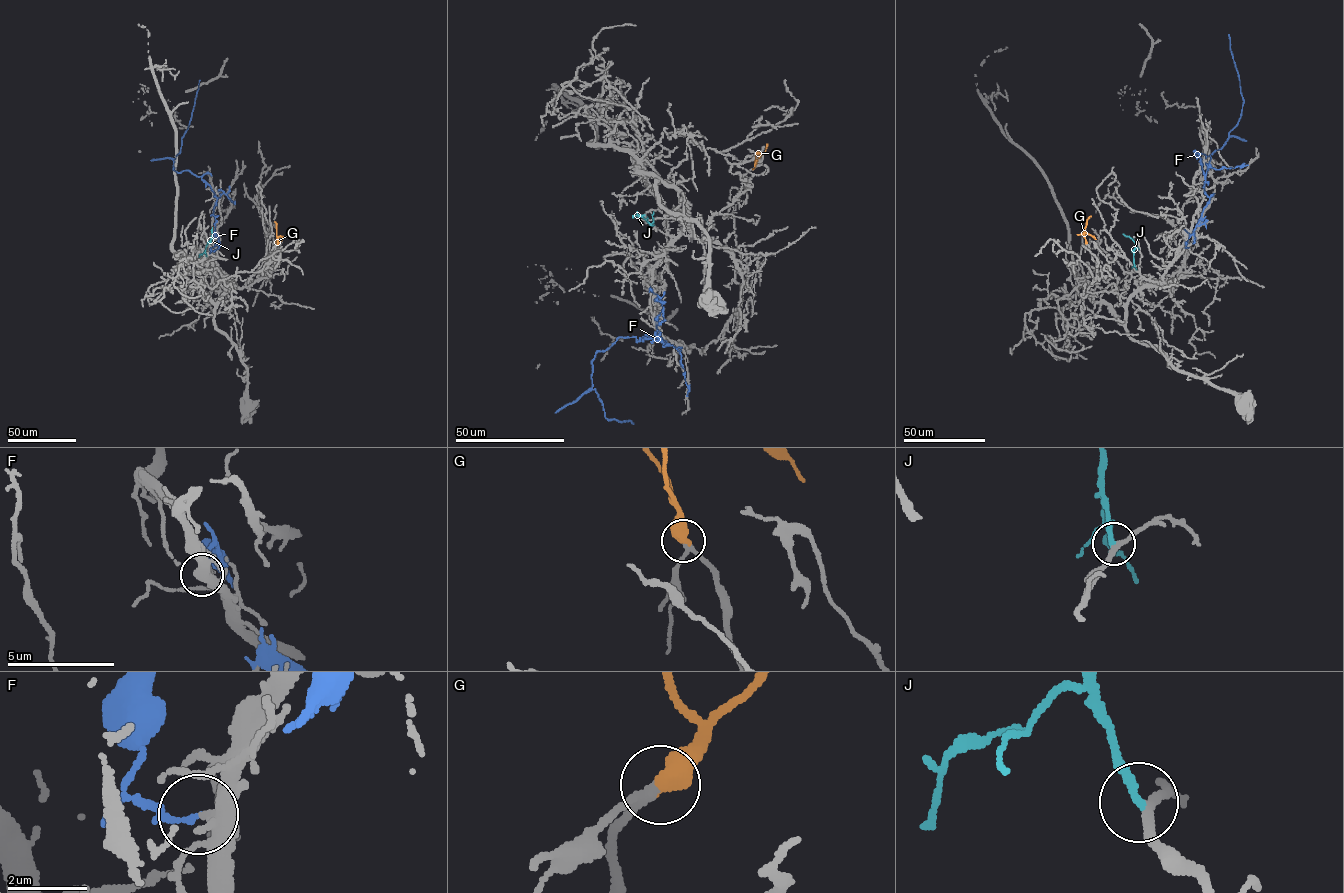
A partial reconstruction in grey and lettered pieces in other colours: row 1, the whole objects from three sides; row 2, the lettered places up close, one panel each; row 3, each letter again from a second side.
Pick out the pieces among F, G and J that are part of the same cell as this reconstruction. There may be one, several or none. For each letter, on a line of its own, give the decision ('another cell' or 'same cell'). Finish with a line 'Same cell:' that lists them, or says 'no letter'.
F: another cell
G: same cell
J: same cell
Same cell: G, J

